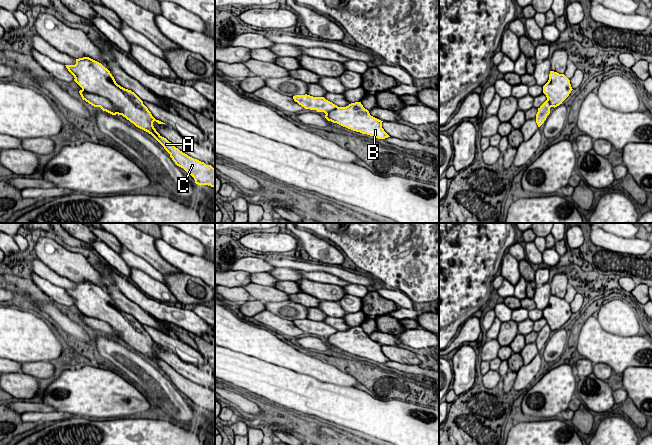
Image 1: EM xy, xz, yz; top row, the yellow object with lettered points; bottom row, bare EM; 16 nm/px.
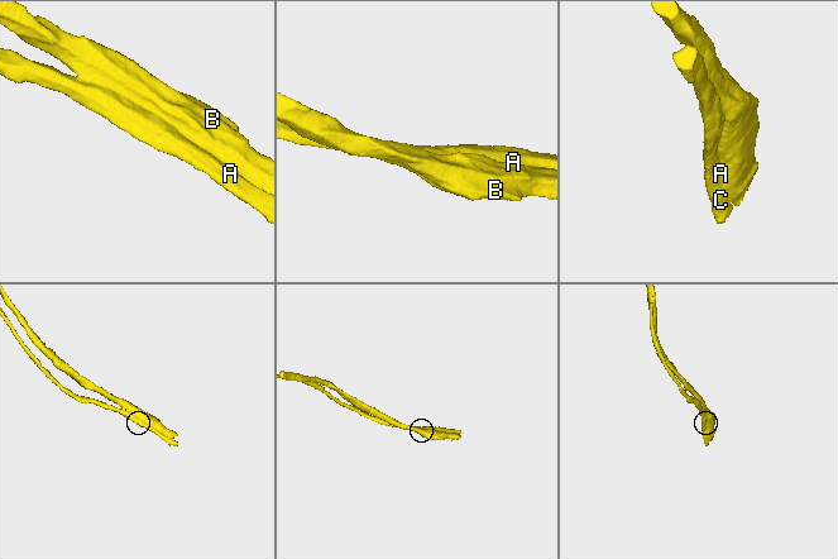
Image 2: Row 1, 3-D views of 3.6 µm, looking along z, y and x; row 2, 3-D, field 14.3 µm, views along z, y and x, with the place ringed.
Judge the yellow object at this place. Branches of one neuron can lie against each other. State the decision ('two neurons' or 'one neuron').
two neurons

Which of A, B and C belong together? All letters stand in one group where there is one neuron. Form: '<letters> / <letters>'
A C / B

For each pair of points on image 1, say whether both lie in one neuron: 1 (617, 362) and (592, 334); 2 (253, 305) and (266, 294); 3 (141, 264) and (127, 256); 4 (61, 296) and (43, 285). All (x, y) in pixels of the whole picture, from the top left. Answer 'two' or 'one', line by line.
1: one
2: two
3: one
4: one

